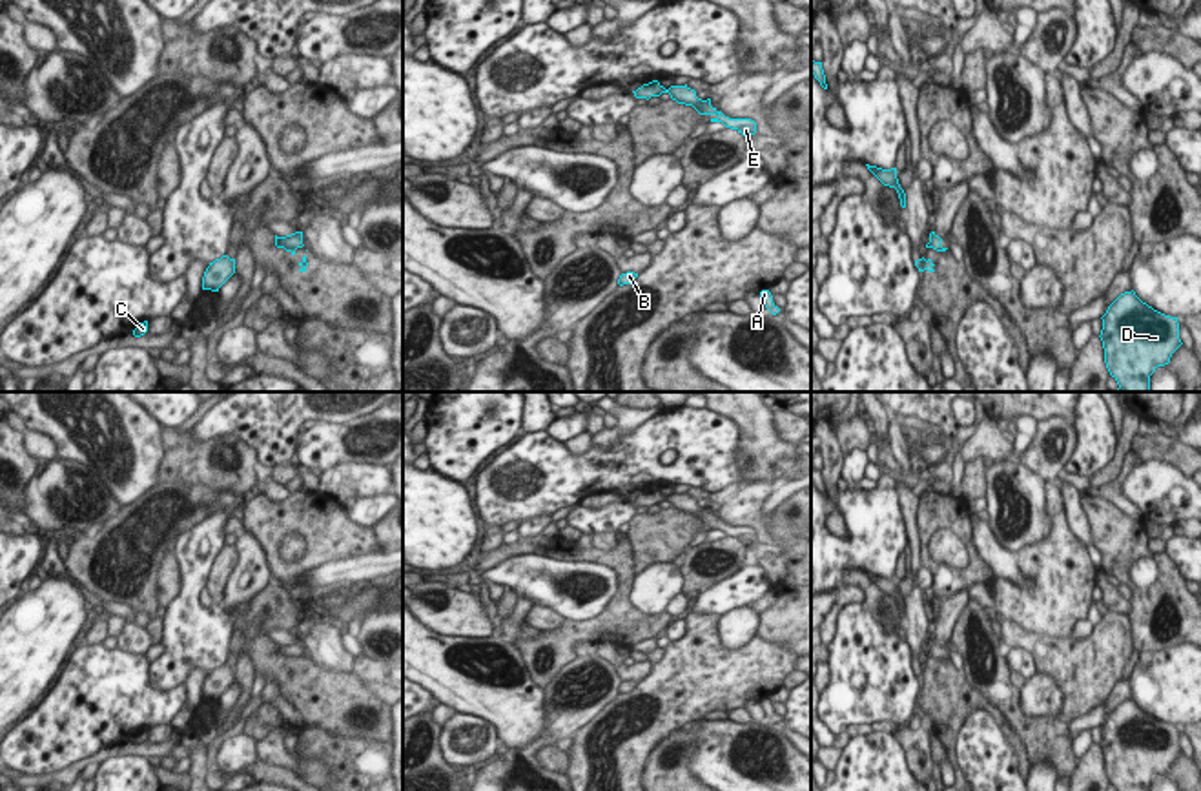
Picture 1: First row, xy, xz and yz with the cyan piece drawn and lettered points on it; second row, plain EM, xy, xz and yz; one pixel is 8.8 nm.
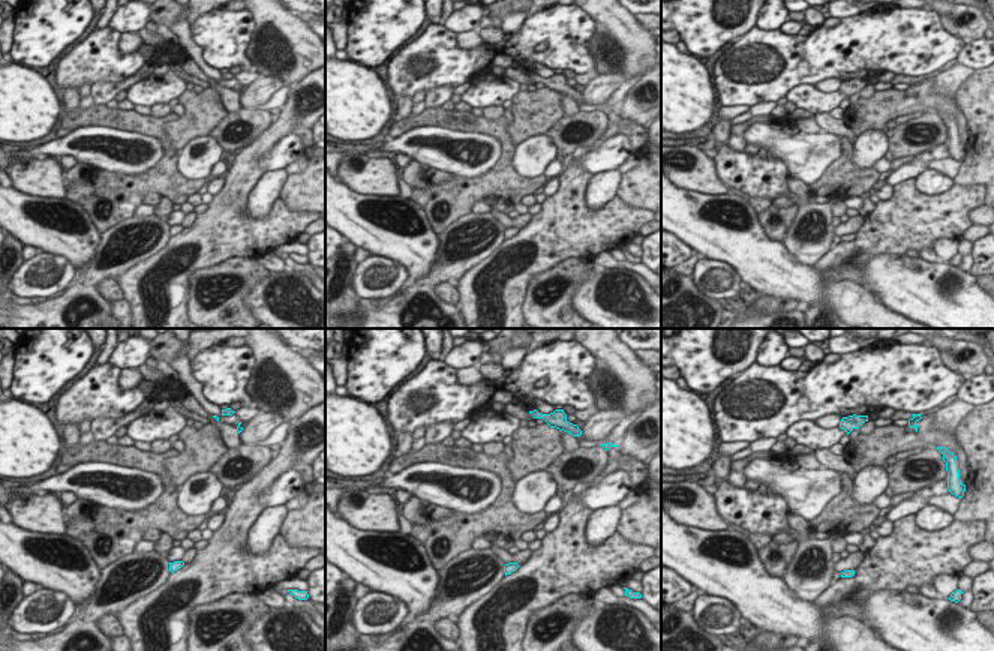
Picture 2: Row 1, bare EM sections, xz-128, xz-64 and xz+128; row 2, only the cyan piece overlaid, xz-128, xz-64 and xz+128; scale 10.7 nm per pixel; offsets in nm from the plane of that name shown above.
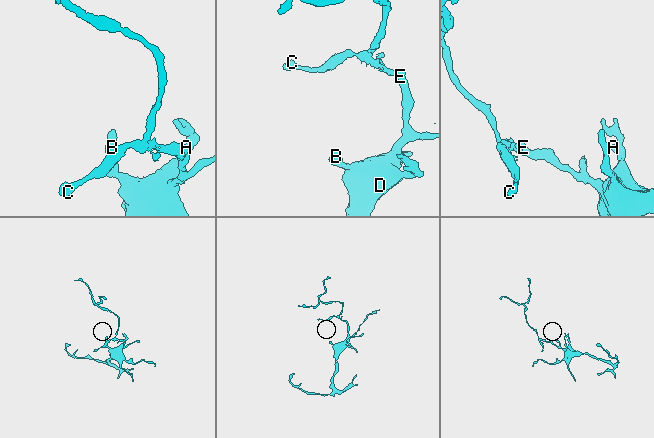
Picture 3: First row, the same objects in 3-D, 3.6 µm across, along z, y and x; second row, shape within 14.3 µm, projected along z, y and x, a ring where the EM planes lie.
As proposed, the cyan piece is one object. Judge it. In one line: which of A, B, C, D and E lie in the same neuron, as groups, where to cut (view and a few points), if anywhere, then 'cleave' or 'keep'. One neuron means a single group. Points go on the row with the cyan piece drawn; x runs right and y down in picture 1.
A B C D E | no cut | keep

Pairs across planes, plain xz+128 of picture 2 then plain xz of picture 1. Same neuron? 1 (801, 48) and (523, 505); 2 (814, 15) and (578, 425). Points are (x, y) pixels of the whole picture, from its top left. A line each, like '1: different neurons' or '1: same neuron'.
1: same neuron
2: different neurons

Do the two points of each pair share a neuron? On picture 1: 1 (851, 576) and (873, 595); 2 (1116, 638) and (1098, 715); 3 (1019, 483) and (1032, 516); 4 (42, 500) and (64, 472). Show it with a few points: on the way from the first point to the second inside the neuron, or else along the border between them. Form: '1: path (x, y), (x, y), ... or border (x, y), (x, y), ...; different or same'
1: path (857, 578), (870, 589); same
2: border (1105, 698), (1070, 724); different
3: path (1019, 491), (1028, 500), (1030, 509); same
4: path (50, 493), (62, 480); same

